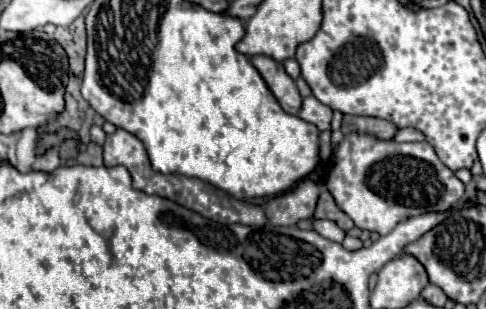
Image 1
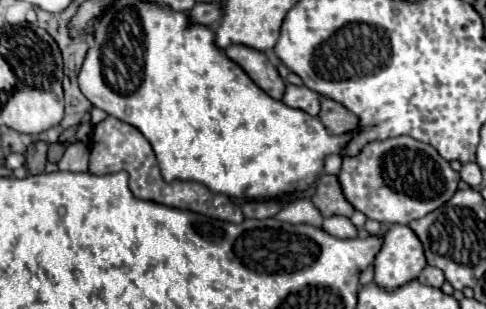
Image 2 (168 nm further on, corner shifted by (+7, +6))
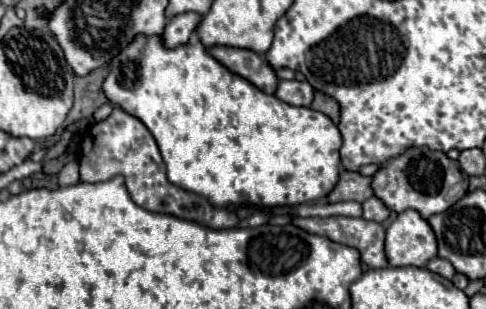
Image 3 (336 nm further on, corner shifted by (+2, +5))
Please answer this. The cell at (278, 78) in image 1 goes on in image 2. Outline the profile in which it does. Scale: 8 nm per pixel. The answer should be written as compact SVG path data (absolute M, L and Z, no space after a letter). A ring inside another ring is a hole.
M240 44L240 46L228 46L224 54L230 60L234 60L268 96L272 96L274 100L282 100L286 92L286 82L282 80L276 66L268 60L264 52Z

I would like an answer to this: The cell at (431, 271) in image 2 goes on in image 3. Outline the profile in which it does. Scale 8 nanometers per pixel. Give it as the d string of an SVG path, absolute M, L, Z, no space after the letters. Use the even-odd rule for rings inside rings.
M433 257L433 259L427 263L427 269L431 269L433 273L439 273L439 275L445 277L445 279L451 279L451 277L455 275L455 267L453 267L447 259L443 259L443 257Z

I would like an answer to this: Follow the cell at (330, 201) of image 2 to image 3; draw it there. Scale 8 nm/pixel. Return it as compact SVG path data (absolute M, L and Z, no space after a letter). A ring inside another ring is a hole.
M341 171L337 187L327 195L327 201L337 203L337 201L357 201L363 203L373 195L371 189L371 177L365 177L361 173L353 171Z

